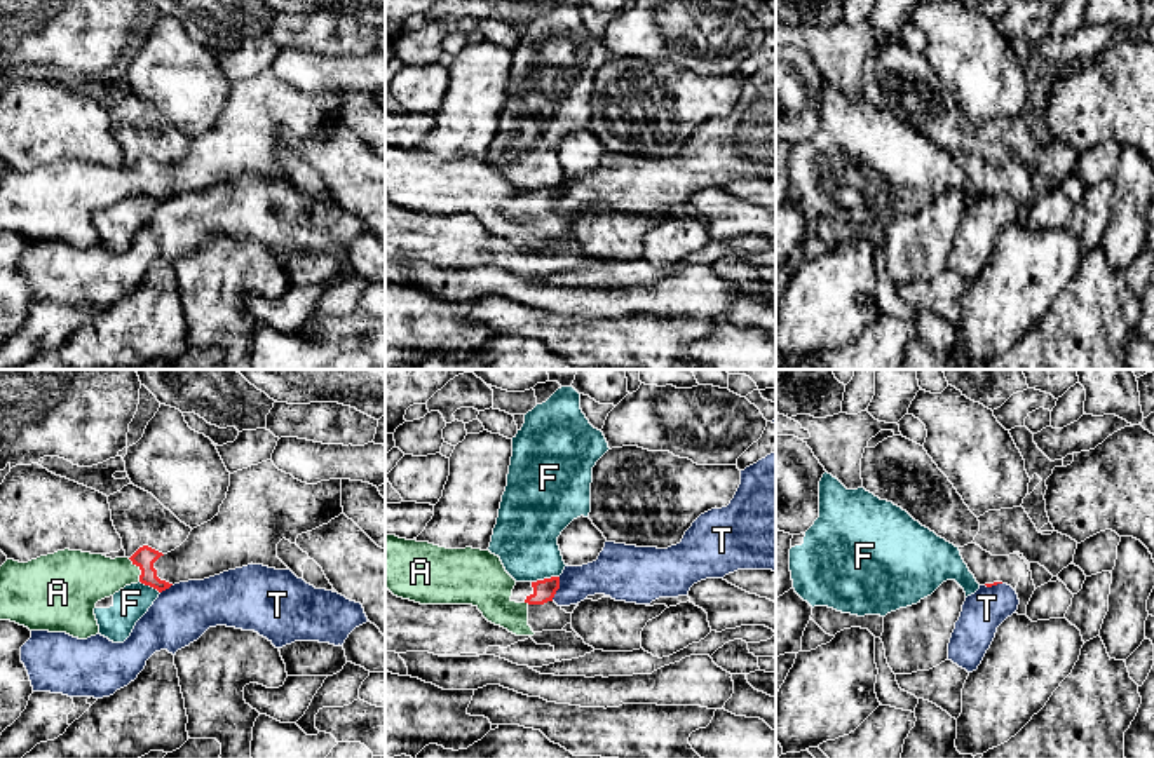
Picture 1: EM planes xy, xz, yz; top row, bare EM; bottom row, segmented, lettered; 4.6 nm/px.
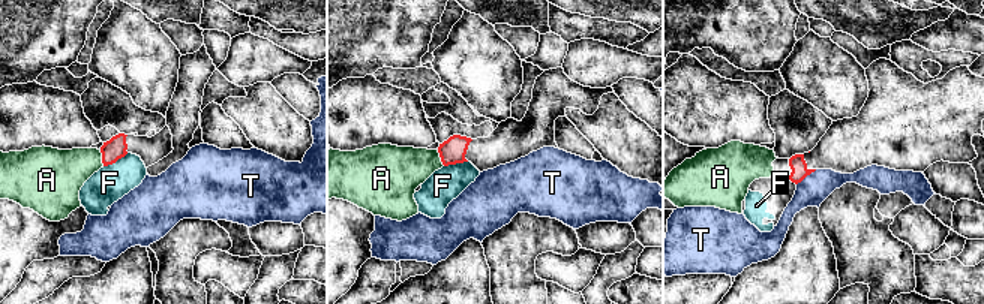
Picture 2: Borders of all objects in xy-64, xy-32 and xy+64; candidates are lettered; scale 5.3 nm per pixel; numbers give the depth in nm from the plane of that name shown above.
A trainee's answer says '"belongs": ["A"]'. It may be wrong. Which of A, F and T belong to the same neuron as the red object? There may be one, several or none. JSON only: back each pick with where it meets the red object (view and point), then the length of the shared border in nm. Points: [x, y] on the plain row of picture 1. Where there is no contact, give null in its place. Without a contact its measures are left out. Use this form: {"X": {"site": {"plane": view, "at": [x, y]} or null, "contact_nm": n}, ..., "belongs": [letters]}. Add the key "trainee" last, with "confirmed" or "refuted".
{"A": {"site": {"plane": "xy", "at": [140, 178]}, "contact_nm": 130}, "belongs": ["A"], "trainee": "confirmed"}

